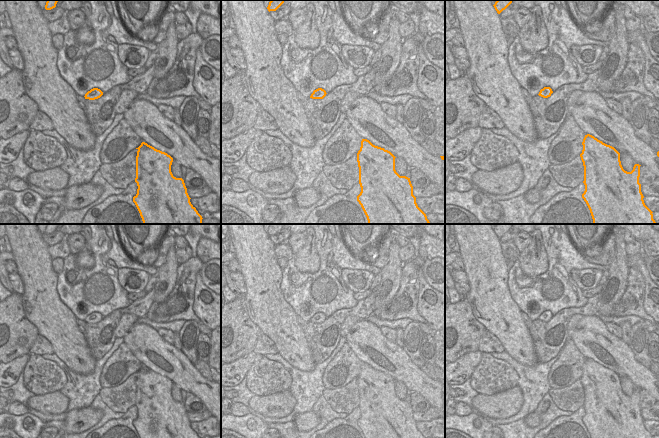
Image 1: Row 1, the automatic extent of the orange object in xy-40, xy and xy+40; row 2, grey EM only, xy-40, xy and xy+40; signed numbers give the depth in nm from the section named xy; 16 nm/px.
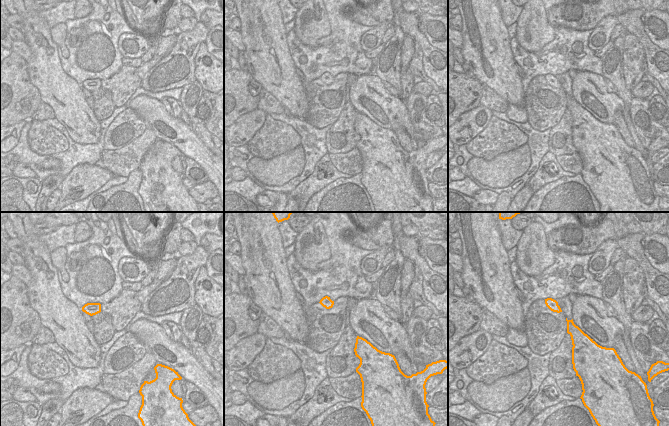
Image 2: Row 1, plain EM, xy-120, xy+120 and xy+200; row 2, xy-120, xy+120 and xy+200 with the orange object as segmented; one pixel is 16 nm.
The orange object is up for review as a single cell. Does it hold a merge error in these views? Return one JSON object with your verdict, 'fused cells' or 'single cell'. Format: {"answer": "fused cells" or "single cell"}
{"answer": "single cell"}

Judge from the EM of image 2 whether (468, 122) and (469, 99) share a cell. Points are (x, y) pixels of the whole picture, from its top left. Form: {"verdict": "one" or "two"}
{"verdict": "two"}

